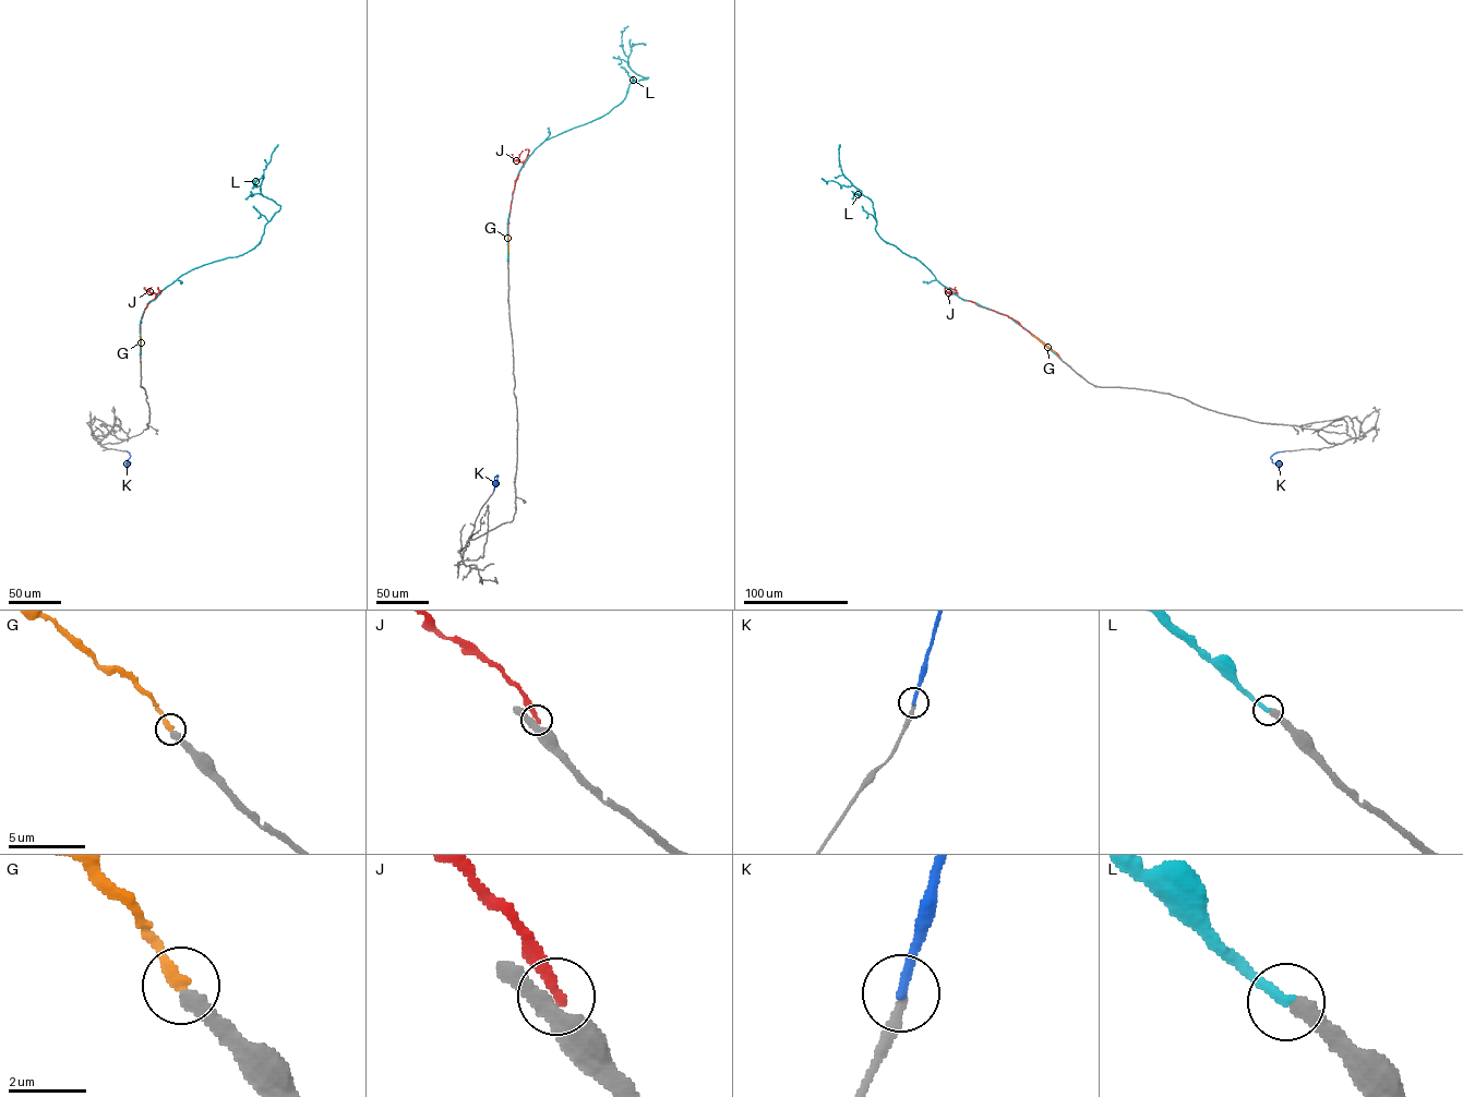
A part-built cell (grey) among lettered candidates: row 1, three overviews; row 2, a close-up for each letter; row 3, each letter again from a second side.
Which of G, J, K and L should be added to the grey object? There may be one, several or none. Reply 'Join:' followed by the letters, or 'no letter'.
Join: L

